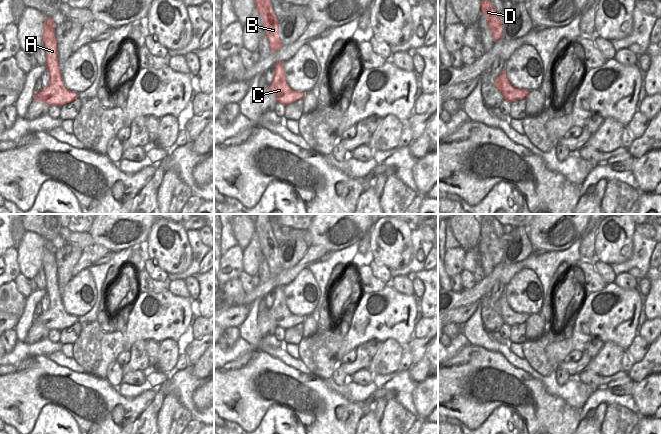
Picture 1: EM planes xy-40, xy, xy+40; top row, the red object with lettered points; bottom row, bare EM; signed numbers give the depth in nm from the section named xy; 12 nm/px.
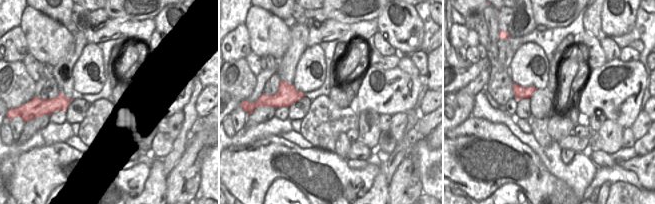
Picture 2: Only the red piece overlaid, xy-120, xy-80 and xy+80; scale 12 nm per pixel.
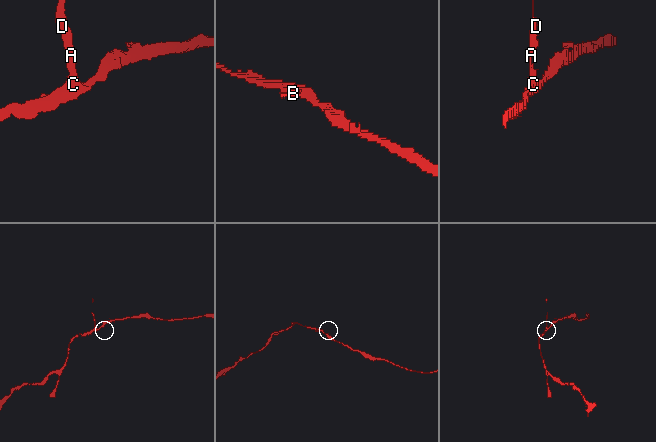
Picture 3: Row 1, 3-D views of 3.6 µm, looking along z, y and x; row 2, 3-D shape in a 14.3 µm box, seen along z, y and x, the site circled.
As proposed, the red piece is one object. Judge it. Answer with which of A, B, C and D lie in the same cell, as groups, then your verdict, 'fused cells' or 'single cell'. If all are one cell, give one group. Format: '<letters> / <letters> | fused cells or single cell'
A B C D | single cell

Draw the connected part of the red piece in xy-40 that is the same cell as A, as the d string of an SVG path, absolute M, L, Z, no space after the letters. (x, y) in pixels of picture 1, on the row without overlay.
M51 241L45 244L42 264L46 272L46 292L50 298L50 305L46 312L34 318L33 324L40 324L47 329L61 331L78 322L78 317L68 314L62 304L61 293L57 282L57 262L55 248Z

